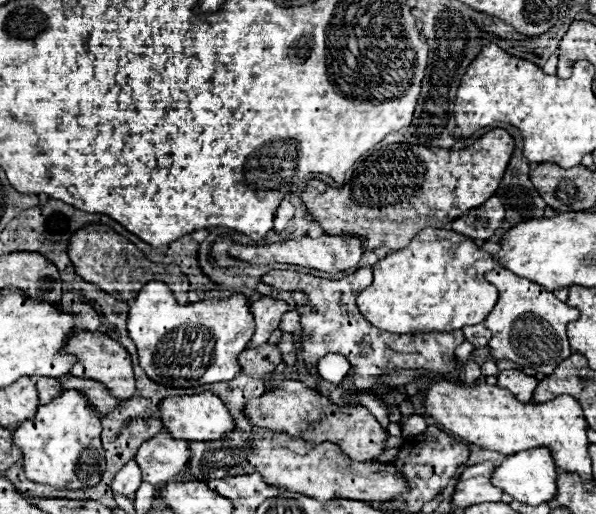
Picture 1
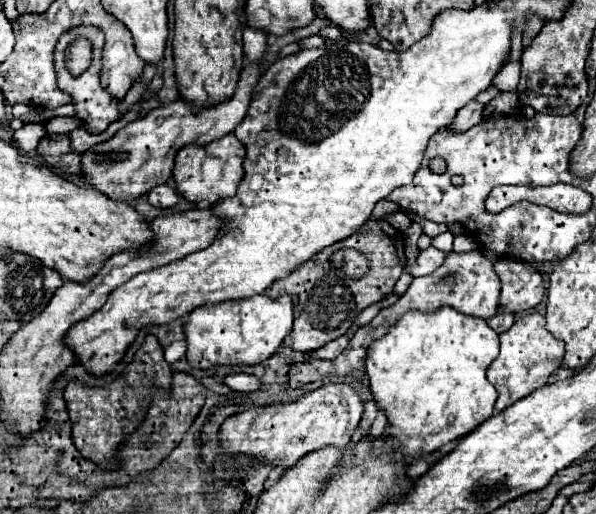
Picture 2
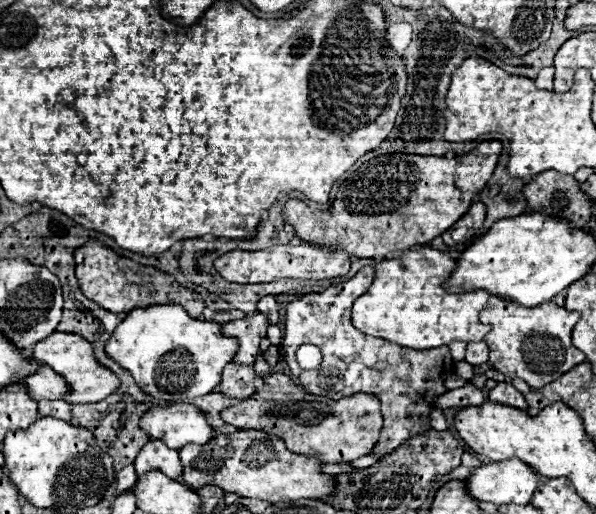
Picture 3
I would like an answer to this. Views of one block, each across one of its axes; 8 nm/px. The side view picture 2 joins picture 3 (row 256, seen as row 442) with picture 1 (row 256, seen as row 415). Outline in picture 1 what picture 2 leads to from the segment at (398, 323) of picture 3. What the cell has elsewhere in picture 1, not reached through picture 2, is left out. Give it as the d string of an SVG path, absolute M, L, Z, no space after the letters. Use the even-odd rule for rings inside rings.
M424 228L408 248L396 250L374 264L374 282L358 296L362 316L380 330L396 334L414 332L450 332L462 326L474 326L486 320L498 300L498 290L484 280L484 274L494 268L492 254L480 250L472 238L444 228Z

